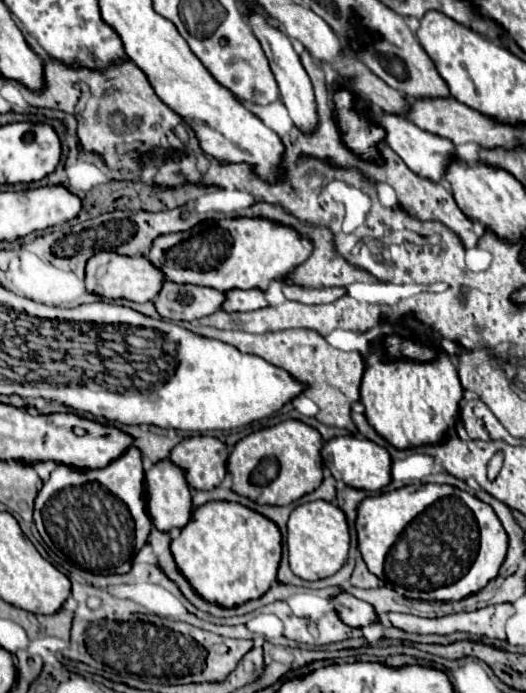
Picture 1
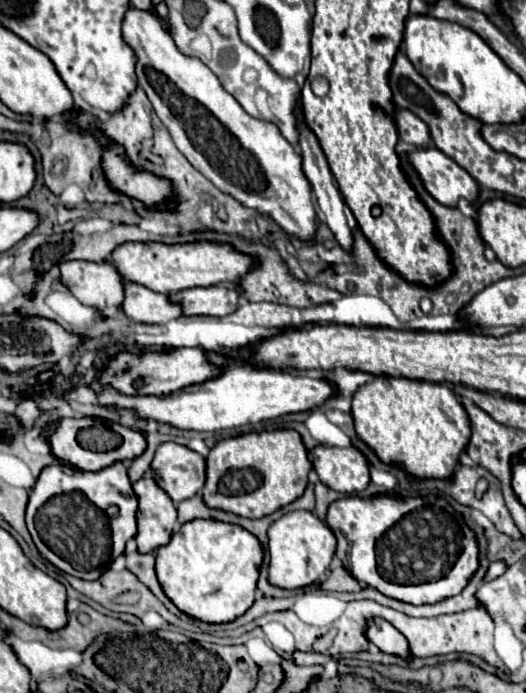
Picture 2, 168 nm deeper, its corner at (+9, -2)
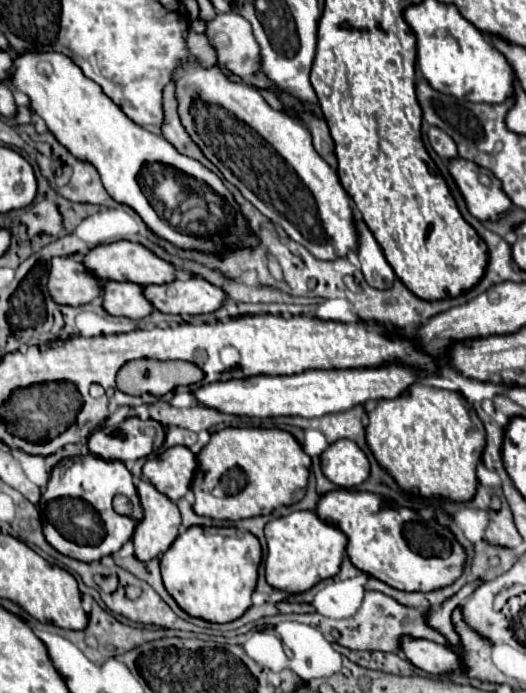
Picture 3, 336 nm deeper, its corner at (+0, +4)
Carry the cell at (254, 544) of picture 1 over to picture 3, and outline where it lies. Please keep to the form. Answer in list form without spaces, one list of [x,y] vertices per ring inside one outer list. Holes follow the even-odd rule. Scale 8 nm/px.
[[[188,527],[160,557],[166,591],[192,617],[230,623],[252,605],[262,547],[256,535],[236,527]]]

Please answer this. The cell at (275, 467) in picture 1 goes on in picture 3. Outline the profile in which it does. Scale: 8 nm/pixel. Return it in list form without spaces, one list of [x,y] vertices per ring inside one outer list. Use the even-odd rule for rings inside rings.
[[[228,427],[210,437],[210,443],[198,453],[198,471],[192,483],[196,501],[194,511],[212,519],[246,519],[270,515],[276,507],[300,501],[308,489],[310,457],[288,431],[264,427]],[[224,477],[234,477],[238,489],[230,487]]]

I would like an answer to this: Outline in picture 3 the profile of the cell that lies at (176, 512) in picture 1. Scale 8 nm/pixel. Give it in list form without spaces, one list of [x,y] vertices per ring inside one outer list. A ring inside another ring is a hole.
[[[148,479],[138,483],[138,495],[144,509],[144,519],[134,531],[132,543],[140,561],[150,561],[166,553],[178,537],[182,525],[178,505],[160,493]]]

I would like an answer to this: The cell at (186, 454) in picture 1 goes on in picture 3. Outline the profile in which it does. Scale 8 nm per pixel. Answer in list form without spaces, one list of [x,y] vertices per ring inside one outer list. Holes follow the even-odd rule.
[[[184,445],[166,449],[162,455],[148,459],[146,465],[142,467],[144,477],[172,501],[182,499],[192,489],[196,471],[198,459]]]

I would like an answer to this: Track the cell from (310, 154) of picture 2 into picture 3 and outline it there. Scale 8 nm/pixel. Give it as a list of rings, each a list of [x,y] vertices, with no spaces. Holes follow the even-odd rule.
[[[354,209],[354,223],[356,223],[356,233],[358,233],[358,259],[362,265],[362,273],[368,281],[368,285],[376,287],[376,289],[388,289],[394,283],[394,271],[388,265],[388,261],[384,259],[384,253],[378,245],[378,241],[374,239],[372,231],[366,227],[366,223],[362,221],[362,217],[358,215],[358,211]]]

